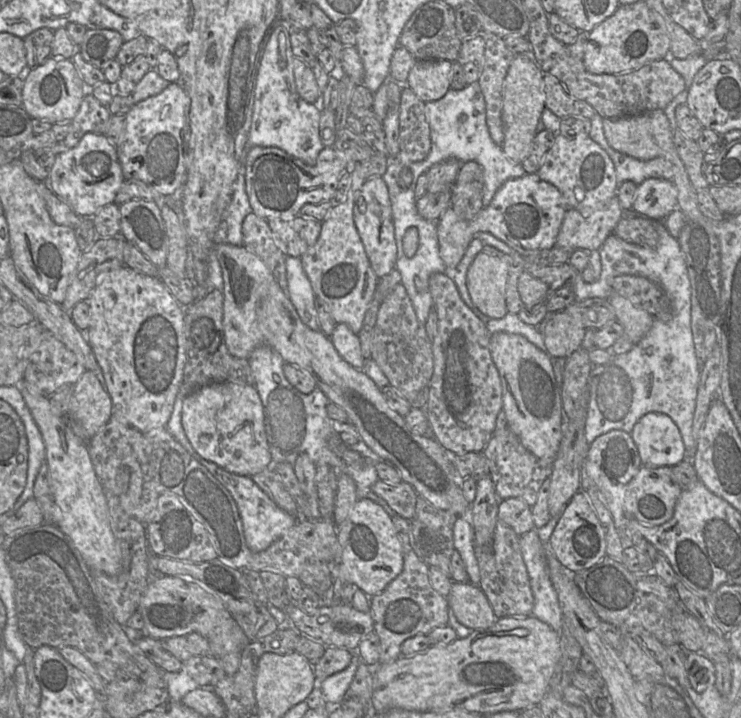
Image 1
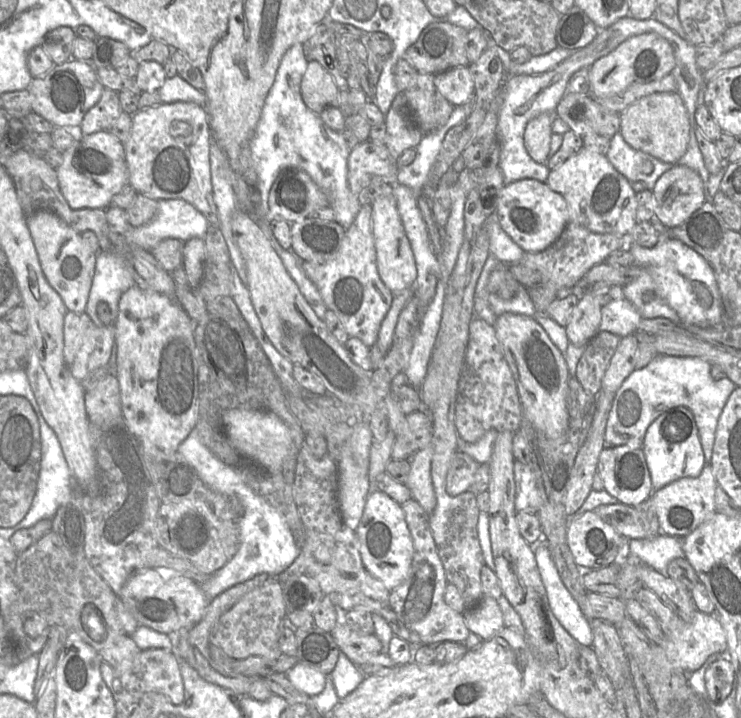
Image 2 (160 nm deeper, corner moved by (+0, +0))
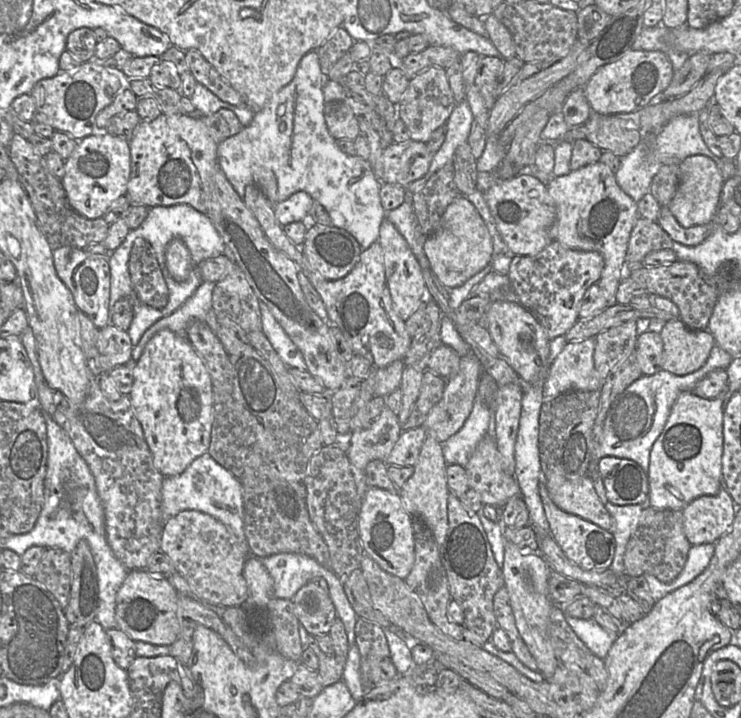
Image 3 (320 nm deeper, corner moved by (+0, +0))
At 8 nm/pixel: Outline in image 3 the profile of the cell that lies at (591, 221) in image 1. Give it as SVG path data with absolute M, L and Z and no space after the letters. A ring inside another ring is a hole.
M553 240L543 250L533 256L513 255L507 276L520 299L520 303L529 310L545 330L549 340L566 333L579 320L579 309L586 291L596 284L604 269L603 256L595 251L581 251L566 247Z

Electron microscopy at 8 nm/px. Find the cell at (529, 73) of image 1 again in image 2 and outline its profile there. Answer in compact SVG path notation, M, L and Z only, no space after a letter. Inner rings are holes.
M542 113L531 119L524 131L524 146L538 164L546 164L552 135L551 123L556 113Z

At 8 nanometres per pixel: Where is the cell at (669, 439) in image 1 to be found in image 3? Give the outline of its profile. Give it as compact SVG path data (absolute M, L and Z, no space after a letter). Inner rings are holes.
M694 391L681 392L663 431L650 451L647 472L649 505L656 509L682 510L694 499L716 495L722 486L723 398L704 399Z

